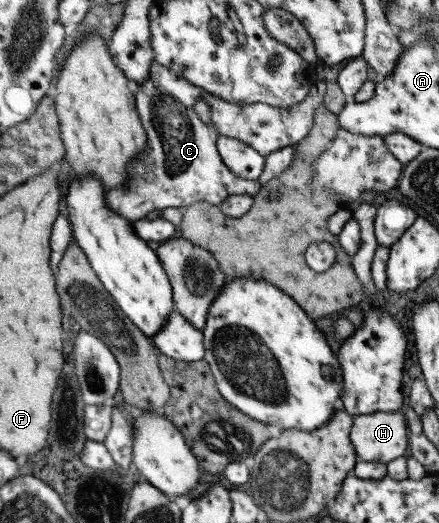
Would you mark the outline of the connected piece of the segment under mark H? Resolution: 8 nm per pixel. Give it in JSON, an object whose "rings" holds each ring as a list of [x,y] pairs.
{"rings":[[[403,411],[353,416],[350,438],[358,460],[389,463],[408,454],[408,425]]]}

